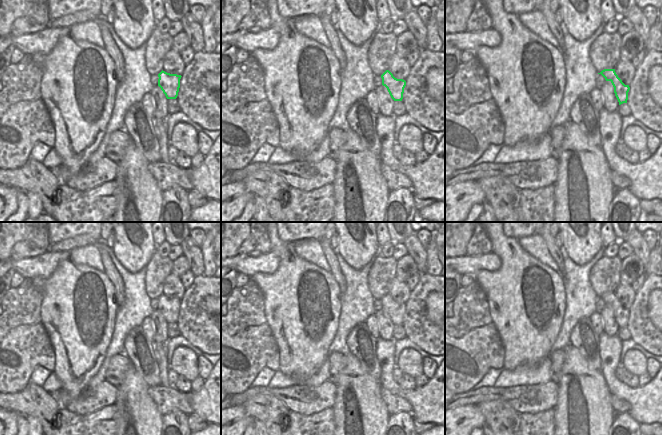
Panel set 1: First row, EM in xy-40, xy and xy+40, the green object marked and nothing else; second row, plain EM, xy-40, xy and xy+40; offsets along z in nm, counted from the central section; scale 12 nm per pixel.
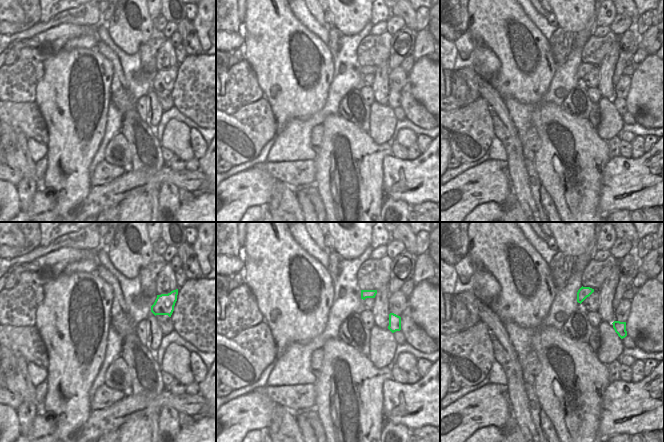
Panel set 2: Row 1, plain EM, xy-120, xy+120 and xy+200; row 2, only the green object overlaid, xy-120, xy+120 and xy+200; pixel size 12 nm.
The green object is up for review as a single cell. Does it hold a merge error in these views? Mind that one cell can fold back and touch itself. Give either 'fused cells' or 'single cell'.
single cell

